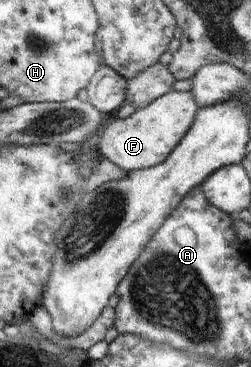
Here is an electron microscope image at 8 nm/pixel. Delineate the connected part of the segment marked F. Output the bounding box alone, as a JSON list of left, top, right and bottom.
[99,90,199,173]

